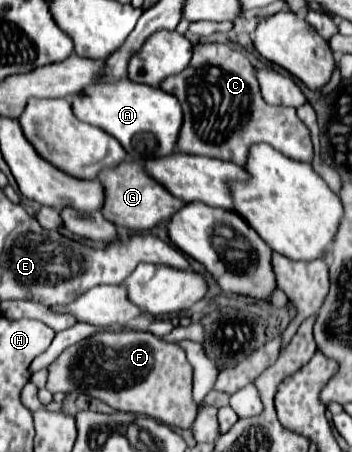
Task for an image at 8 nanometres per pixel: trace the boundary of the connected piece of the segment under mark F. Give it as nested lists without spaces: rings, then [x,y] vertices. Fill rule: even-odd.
[[[124,330],[102,332],[88,340],[78,342],[76,346],[70,346],[50,364],[50,376],[46,388],[52,394],[84,392],[90,394],[92,398],[110,404],[114,410],[144,414],[168,426],[178,426],[178,428],[190,428],[198,414],[198,404],[192,398],[192,366],[186,360],[184,350],[178,344],[164,342],[162,338],[150,332],[124,332]]]

